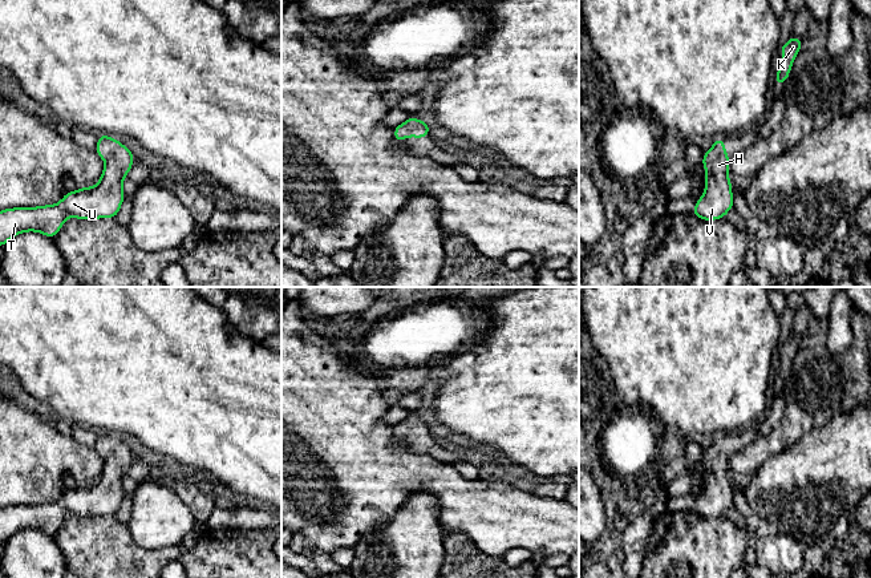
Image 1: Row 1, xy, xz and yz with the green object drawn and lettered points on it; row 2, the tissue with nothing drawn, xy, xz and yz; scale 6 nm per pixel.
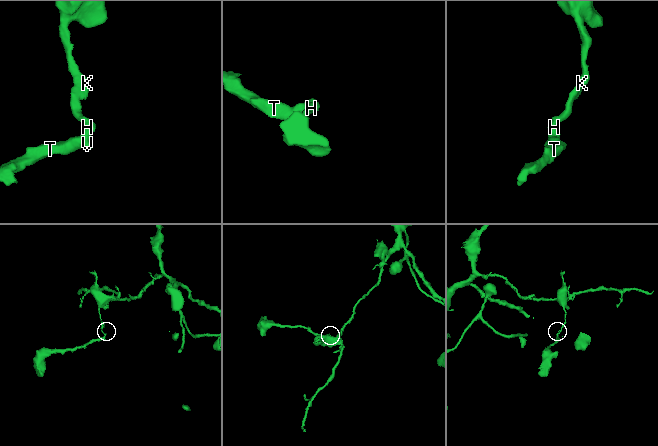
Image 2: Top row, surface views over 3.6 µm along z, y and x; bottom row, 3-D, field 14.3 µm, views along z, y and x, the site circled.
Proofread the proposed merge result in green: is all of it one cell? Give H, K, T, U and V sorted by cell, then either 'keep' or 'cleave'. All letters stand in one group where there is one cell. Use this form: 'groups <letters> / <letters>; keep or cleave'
groups H K T U V; keep

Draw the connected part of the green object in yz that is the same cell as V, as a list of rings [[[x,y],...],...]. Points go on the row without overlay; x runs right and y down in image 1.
[[[717,436],[702,454],[705,465],[705,490],[697,497],[693,512],[705,518],[724,516],[733,506],[732,481],[729,478],[729,453],[724,437]]]

